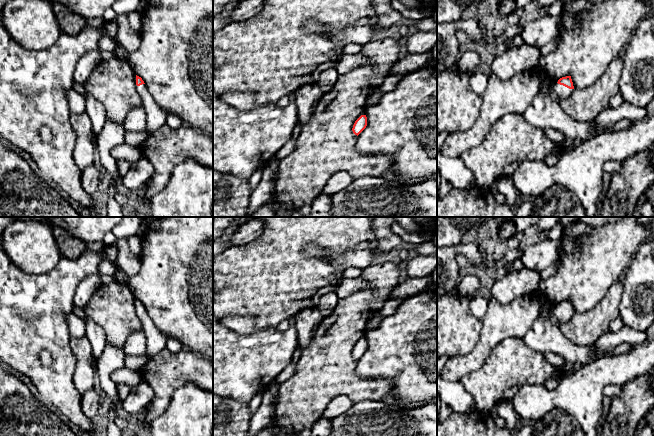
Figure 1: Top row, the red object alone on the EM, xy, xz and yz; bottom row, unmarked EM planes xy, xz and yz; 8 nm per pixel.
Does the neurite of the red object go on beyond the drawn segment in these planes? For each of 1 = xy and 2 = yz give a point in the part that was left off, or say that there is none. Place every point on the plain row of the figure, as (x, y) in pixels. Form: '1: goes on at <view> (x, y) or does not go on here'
1: goes on at xy (156, 341)
2: goes on at yz (560, 315)

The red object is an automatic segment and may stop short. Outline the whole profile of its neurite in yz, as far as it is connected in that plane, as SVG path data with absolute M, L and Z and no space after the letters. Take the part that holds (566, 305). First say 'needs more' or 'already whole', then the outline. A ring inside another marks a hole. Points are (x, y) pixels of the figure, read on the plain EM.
needs more | M571 300L562 301L553 308L553 316L557 322L565 323L571 319L574 310Z

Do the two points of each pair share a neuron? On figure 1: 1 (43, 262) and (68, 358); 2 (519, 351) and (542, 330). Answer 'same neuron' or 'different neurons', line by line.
1: different neurons
2: different neurons

